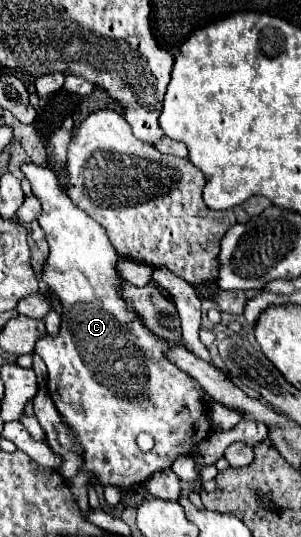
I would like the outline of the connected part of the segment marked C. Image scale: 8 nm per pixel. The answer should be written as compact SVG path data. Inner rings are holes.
M21 164L21 172L31 182L33 196L37 196L41 202L41 214L37 220L45 230L45 238L51 250L45 262L47 266L43 266L43 280L47 282L49 290L59 296L63 304L59 334L45 334L43 338L39 338L35 342L35 354L39 354L47 364L47 384L53 404L57 406L63 420L77 432L79 442L85 448L85 464L81 466L79 474L69 482L69 486L83 514L87 514L87 484L91 482L89 474L97 476L97 480L103 486L113 484L121 490L127 490L139 482L145 482L147 476L151 476L153 472L171 468L179 454L191 454L195 444L209 436L211 422L207 418L207 408L203 404L203 388L195 380L191 380L191 376L175 368L175 364L165 360L165 350L169 348L169 344L157 338L161 336L171 342L177 340L179 316L175 304L167 300L163 290L159 290L153 282L135 288L119 278L115 270L119 256L111 246L105 230L83 210L79 210L63 190L59 190L59 180L49 168L43 168L39 164ZM141 432L149 432L155 440L155 446L149 452L141 452L141 448L135 442Z

